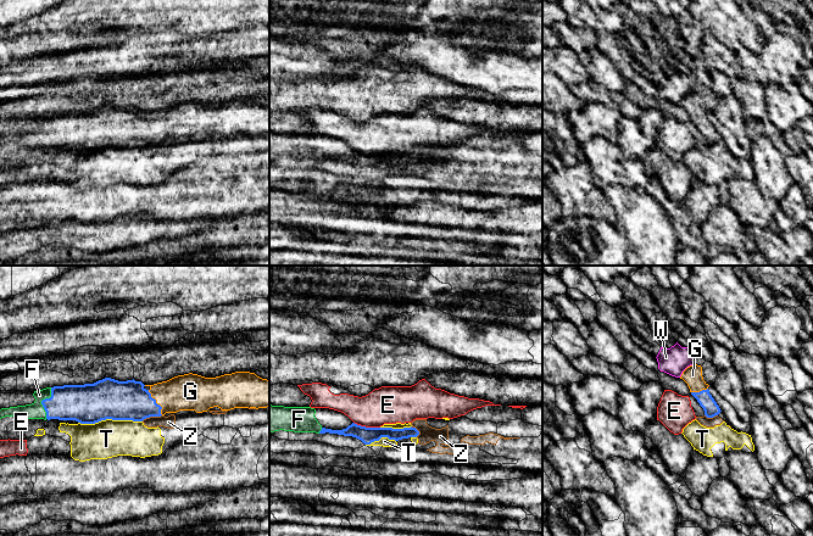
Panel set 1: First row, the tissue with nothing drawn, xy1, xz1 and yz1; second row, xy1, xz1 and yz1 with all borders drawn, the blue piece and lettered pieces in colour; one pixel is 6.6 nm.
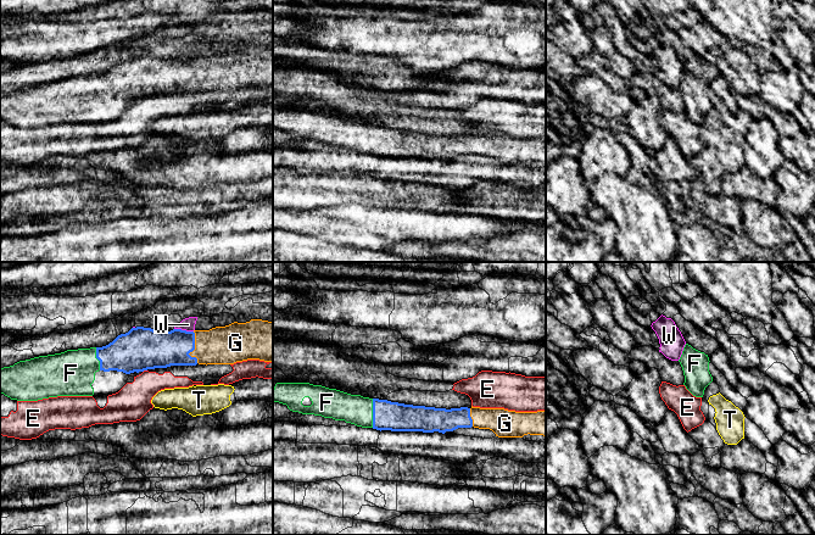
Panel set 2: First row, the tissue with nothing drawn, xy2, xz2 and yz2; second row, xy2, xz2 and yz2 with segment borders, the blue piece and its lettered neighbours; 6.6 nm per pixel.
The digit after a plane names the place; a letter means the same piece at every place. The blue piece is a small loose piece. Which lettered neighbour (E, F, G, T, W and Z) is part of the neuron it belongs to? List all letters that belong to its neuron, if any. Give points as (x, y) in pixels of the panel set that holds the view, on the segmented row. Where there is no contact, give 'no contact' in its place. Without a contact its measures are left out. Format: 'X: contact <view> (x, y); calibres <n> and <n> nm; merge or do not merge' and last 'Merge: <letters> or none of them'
E: contact xz1 (367, 428); calibres 110 and 260 nm; do not merge
F: contact xy1 (42, 401); calibres 240 and 110 nm; merge
G: contact xy2 (194, 349); calibres 240 and 260 nm; merge
T: contact xy1 (110, 418); calibres 260 and 260 nm; do not merge
W: contact xy2 (184, 330); calibres 260 and 90 nm; do not merge
Z: contact xy1 (151, 416); calibres 260 and 80 nm; do not merge
Merge: F, G

